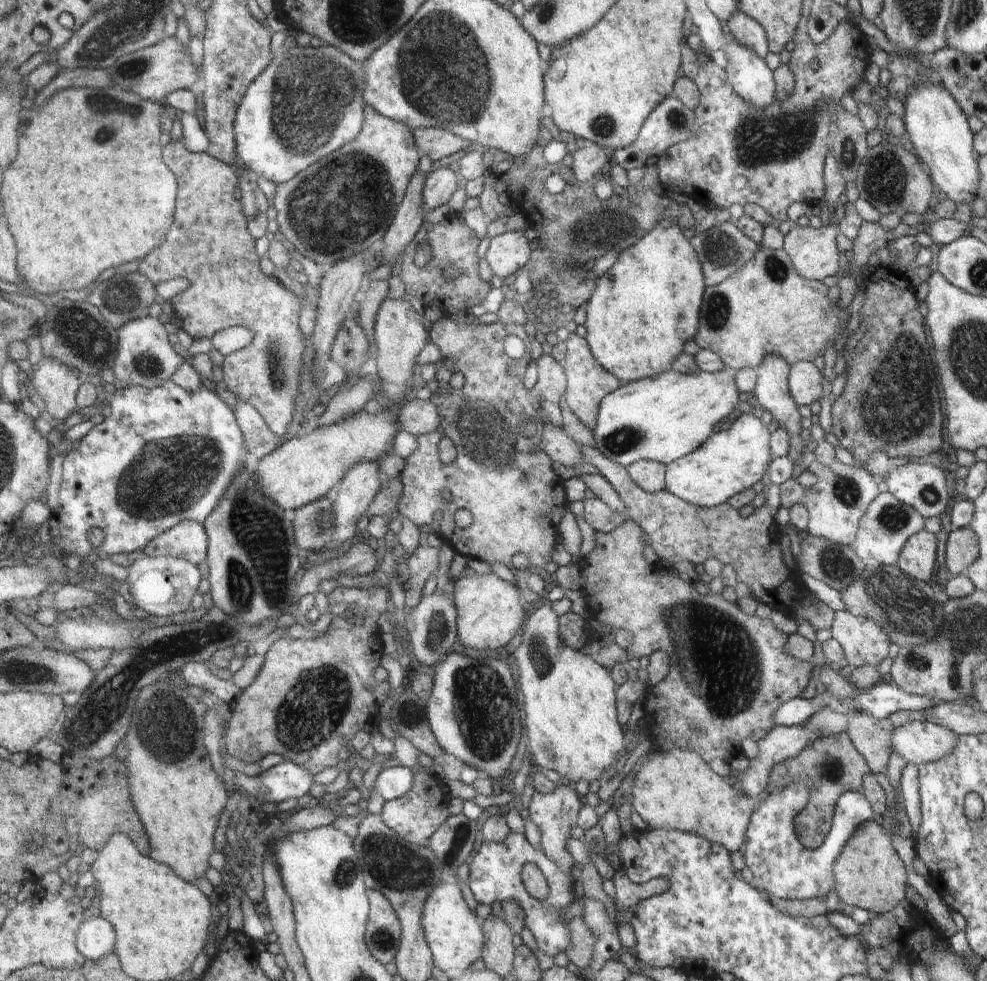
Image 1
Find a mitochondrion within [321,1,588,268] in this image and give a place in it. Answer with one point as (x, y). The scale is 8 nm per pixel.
(444, 75)

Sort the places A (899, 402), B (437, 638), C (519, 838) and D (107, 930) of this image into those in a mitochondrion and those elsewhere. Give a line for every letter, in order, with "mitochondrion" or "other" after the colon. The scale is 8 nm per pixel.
A: mitochondrion
B: mitochondrion
C: other
D: other

